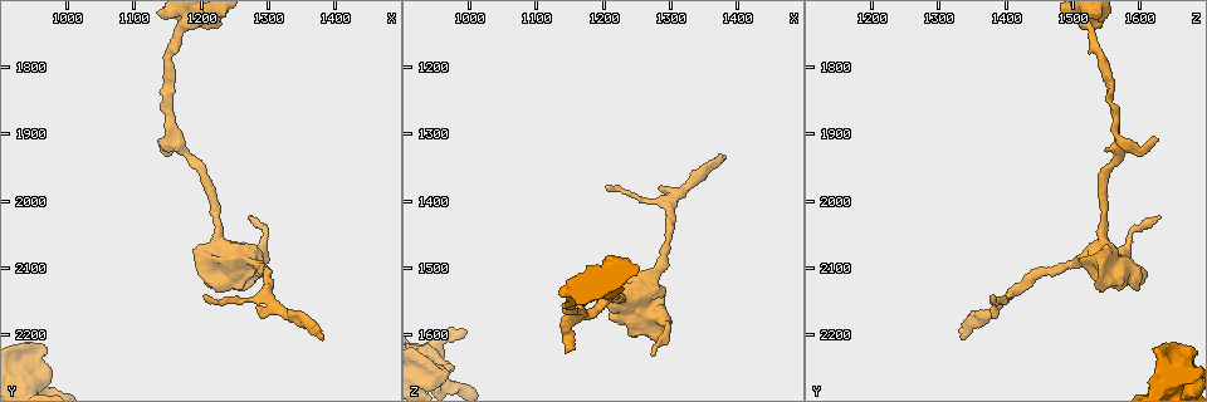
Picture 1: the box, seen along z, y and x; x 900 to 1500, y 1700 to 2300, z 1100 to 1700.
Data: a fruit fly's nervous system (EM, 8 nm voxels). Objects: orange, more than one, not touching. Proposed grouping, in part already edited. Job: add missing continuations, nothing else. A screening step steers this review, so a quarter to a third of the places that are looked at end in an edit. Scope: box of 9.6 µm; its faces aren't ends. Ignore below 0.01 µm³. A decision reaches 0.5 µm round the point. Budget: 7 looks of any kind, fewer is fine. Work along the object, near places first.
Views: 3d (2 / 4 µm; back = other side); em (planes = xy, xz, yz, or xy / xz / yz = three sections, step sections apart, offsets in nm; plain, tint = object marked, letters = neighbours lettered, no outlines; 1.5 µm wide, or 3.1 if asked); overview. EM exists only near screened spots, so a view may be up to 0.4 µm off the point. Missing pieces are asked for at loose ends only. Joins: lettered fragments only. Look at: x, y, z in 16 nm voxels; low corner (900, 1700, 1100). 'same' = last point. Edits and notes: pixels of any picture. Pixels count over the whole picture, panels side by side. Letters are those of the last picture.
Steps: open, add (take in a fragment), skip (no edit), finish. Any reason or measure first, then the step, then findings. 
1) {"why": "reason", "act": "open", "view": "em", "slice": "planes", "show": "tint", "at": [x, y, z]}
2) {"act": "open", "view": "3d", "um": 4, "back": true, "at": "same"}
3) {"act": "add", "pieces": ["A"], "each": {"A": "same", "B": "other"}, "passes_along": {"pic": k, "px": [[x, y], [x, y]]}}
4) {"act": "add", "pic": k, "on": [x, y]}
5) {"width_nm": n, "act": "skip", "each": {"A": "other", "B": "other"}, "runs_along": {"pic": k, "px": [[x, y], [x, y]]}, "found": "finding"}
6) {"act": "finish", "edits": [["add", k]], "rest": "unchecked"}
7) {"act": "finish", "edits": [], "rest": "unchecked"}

{"why": "an open end", "act": "open", "view": "em", "slice": "planes", "show": "tint", "at": [1145, 1905, 1625]}

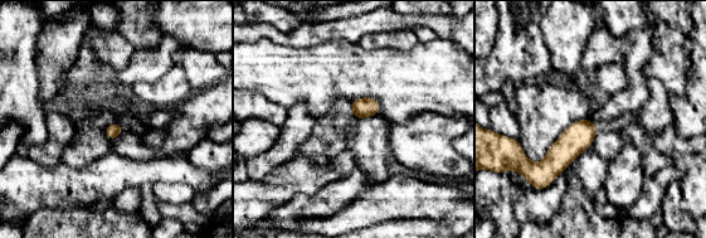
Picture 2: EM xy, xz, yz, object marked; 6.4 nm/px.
{"why": "what lies round it", "act": "open", "view": "em", "slice": "planes", "show": "letters", "at": "same"}

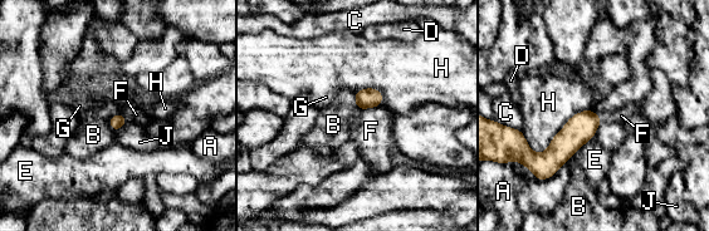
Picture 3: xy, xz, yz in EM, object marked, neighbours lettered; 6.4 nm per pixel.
{"width_nm": 100, "act": "add", "pieces": ["F"], "each": {"A": "other", "B": "other", "C": "other", "D": "other", "E": "other", "F": "same", "G": "other", "H": "other", "J": "other"}, "passes_along": {"pic": 3, "px": [[365, 98], [370, 107], [371, 131]]}, "found": "it goes on there"}

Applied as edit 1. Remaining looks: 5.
{"why": "free end", "act": "open", "view": "3d", "um": 4, "at": [1275, 2030, 1635]}

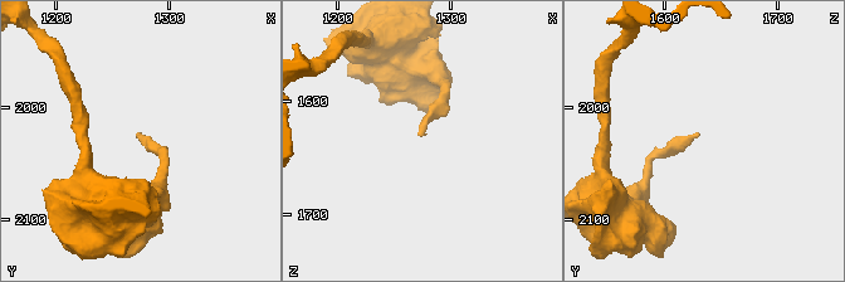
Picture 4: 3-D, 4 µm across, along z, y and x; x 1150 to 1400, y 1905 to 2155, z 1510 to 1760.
{"act": "open", "view": "em", "slice": "planes", "show": "letters", "at": [1272, 2024, 1630]}

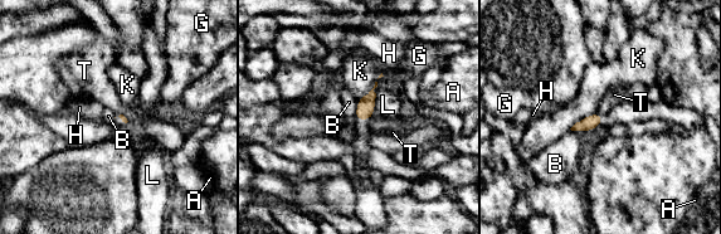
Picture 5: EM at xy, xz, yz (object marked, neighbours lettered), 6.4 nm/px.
{"act": "skip", "each": {"A": "other", "B": "other", "G": "other", "H": "other", "K": "other", "L": "other", "T": "other"}, "border": {"pic": 5, "px": [[357, 101], [354, 118]]}, "found": "no lettered fragment goes on from it"}

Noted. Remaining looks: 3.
{"act": "finish", "edits": [["add", 3]], "rest": "unchecked"}

